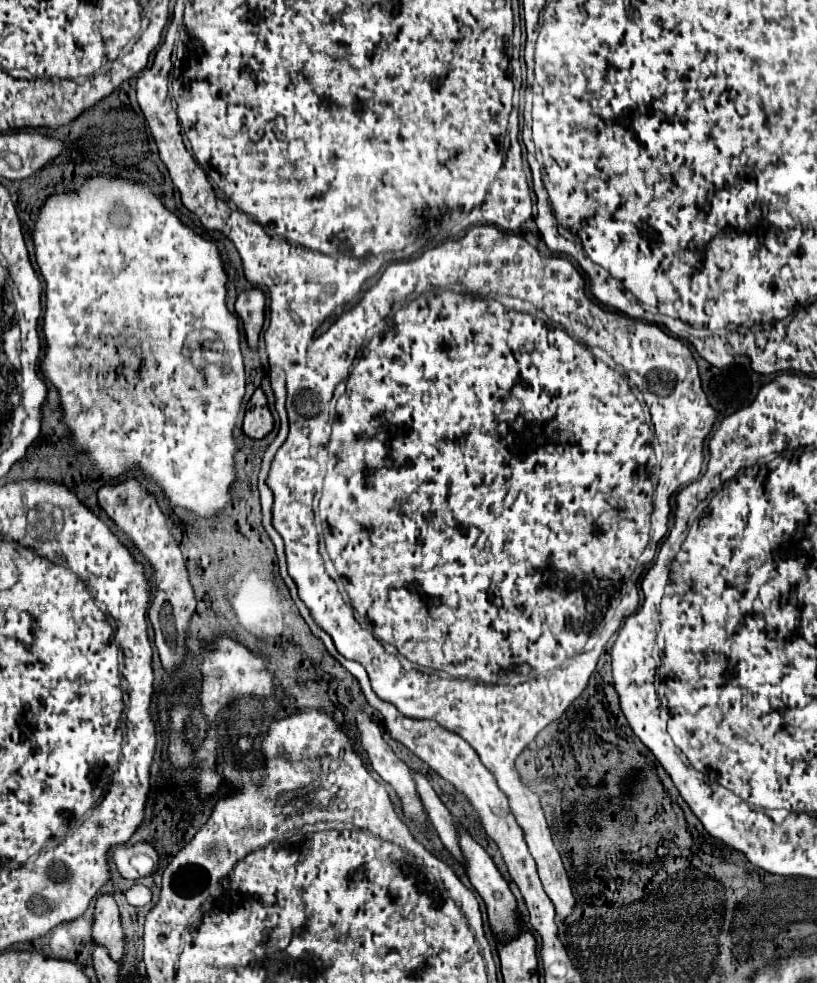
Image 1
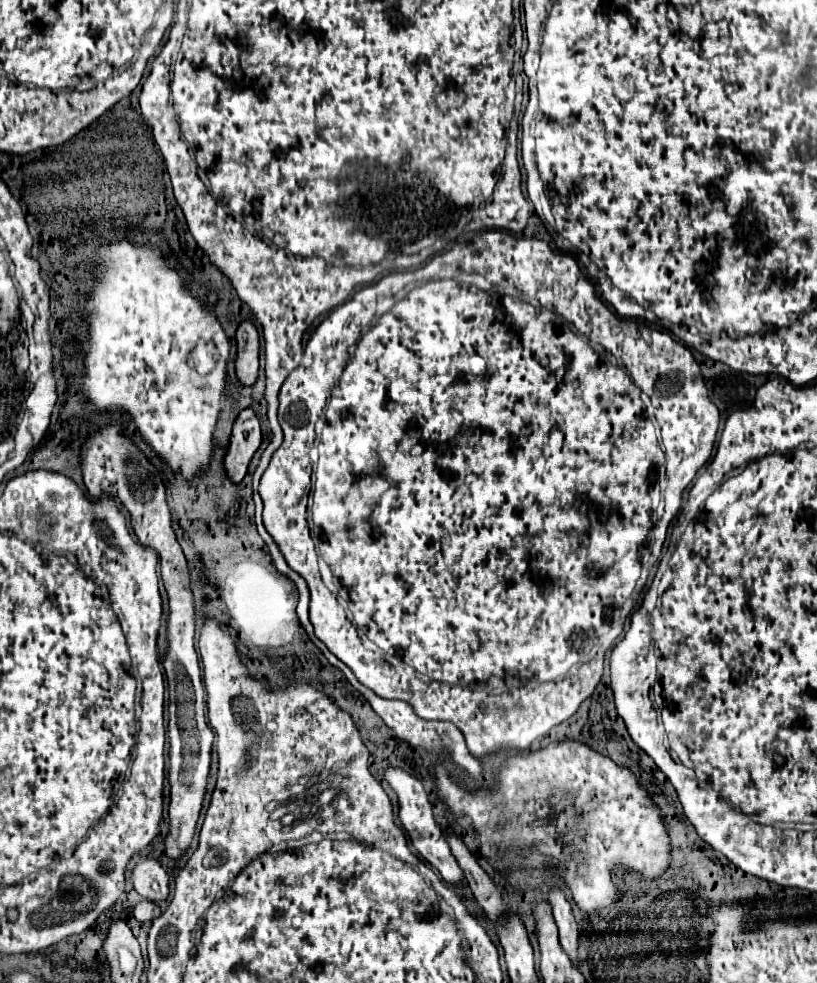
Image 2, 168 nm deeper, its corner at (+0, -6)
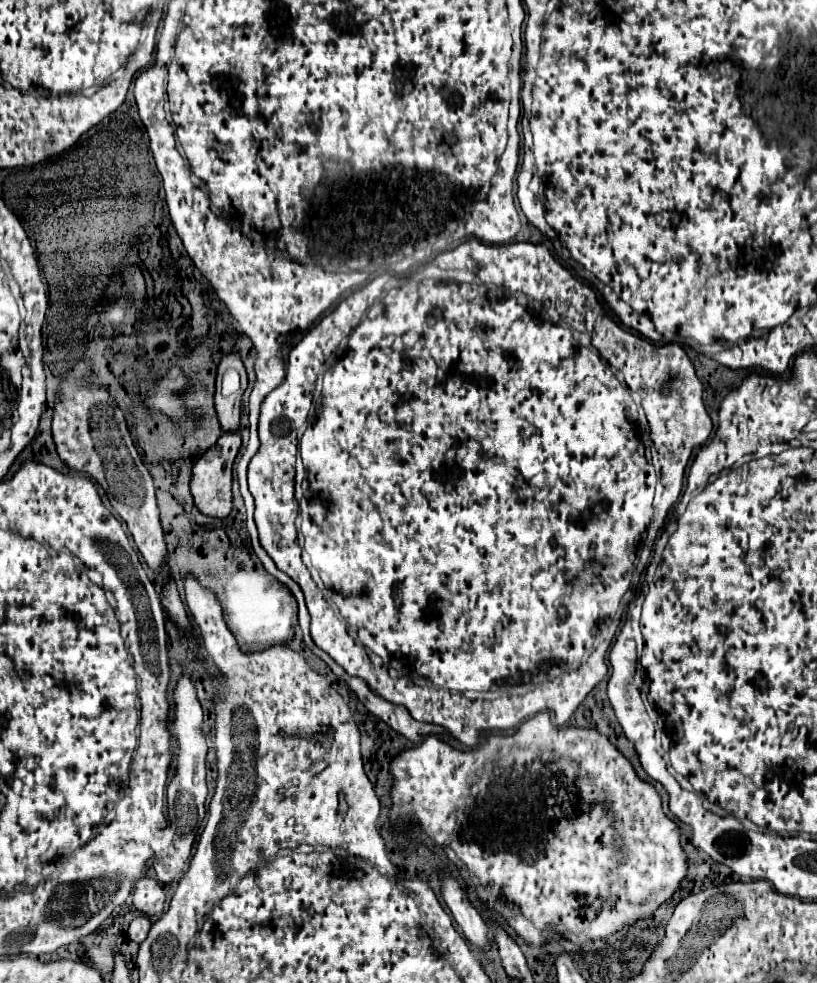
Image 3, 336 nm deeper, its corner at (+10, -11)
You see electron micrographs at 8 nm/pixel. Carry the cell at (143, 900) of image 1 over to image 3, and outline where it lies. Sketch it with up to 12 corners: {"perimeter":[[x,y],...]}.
{"perimeter":[[146,915],[132,919],[128,939],[142,943],[150,929]]}

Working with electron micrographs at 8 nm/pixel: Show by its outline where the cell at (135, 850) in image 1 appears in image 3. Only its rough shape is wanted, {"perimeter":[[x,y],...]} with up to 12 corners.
{"perimeter":[[140,877],[134,907],[148,917],[162,915],[164,891],[156,879]]}

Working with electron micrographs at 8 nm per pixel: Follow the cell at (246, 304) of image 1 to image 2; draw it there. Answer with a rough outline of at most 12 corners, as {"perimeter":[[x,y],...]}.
{"perimeter":[[252,322],[236,330],[236,376],[258,378],[258,332]]}

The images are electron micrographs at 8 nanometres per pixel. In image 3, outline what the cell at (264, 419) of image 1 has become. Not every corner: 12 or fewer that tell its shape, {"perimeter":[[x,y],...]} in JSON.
{"perimeter":[[240,431],[222,433],[192,469],[204,515],[232,511],[232,465]]}

